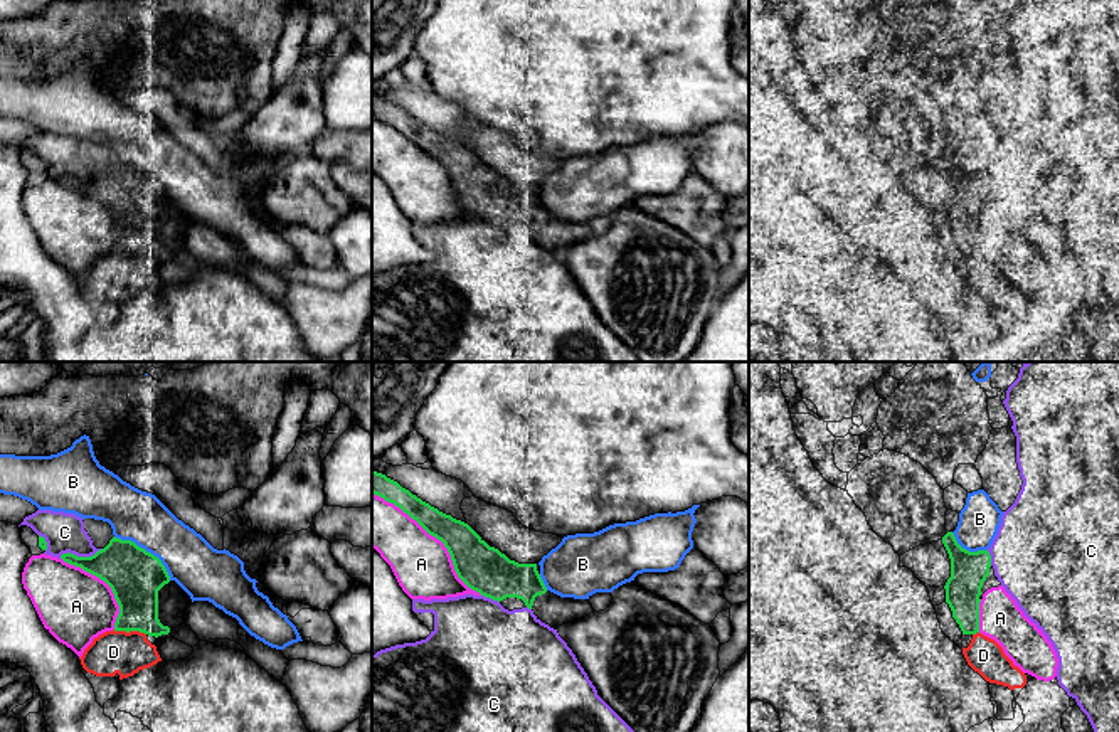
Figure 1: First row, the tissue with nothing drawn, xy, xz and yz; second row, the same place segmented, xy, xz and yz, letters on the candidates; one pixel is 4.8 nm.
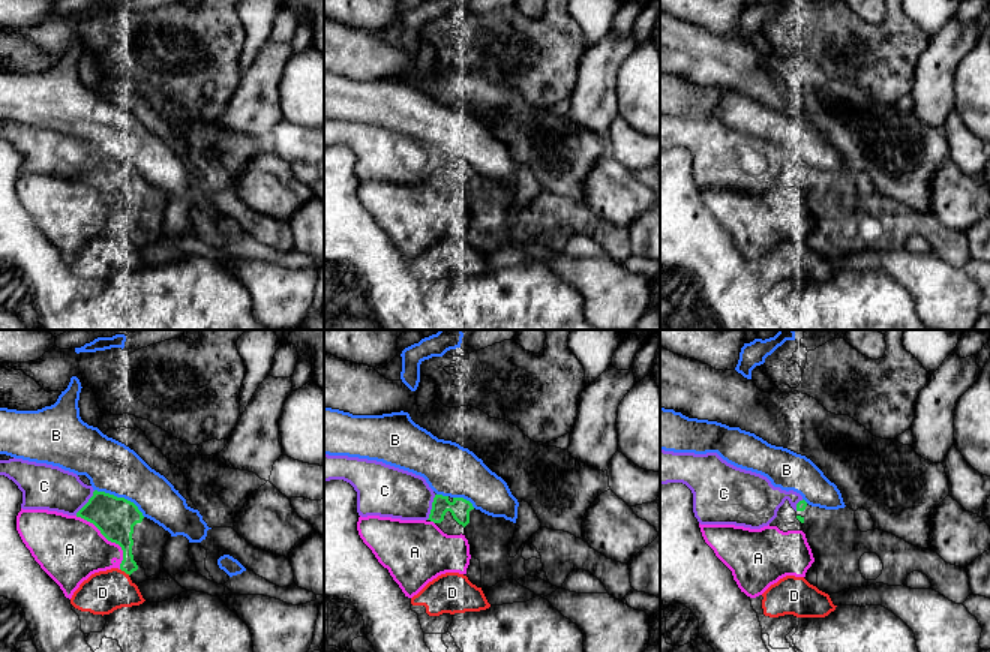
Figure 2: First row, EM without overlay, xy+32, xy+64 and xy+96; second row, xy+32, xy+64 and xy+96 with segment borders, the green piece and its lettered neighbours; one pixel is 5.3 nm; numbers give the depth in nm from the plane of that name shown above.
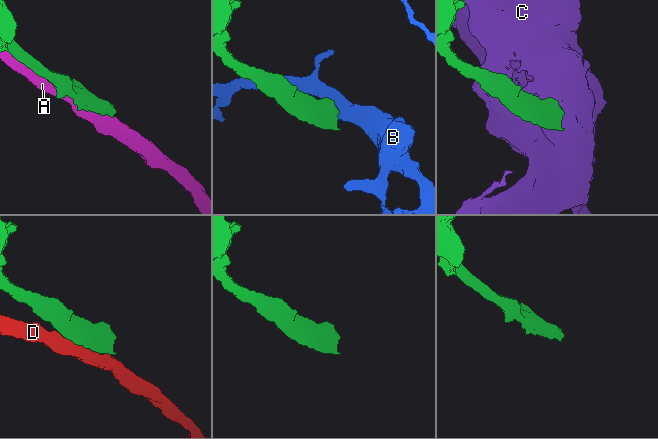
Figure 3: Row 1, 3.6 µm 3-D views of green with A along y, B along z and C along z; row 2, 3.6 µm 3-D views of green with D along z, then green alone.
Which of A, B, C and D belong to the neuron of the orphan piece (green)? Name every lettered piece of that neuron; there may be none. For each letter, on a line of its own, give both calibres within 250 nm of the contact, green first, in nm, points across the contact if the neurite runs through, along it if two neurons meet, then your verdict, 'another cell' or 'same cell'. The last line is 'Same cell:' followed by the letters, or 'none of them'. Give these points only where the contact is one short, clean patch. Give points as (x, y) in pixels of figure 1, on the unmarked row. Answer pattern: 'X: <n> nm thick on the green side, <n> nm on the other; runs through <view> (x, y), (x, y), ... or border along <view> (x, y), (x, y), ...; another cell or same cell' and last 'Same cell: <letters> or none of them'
A: 220 nm thick on the green side, 280 nm on the other; another cell
B: 260 nm thick on the green side, 240 nm on the other; another cell
C: 240 nm thick on the green side, 190 nm on the other; another cell
D: 260 nm thick on the green side, 200 nm on the other; another cell
Same cell: none of them

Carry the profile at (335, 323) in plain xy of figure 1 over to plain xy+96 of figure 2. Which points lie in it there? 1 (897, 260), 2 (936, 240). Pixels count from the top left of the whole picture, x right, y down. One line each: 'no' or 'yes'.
1: yes
2: no

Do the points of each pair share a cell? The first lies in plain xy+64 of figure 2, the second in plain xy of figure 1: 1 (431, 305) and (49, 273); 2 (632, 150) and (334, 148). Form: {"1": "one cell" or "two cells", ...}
{"1": "two cells", "2": "one cell"}

